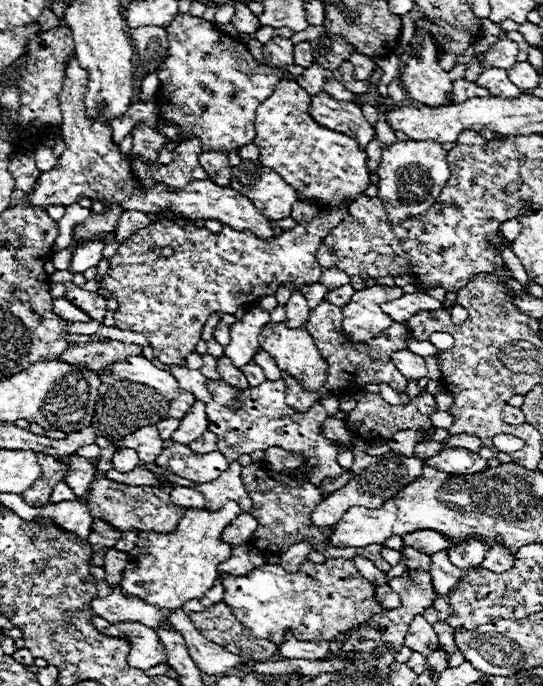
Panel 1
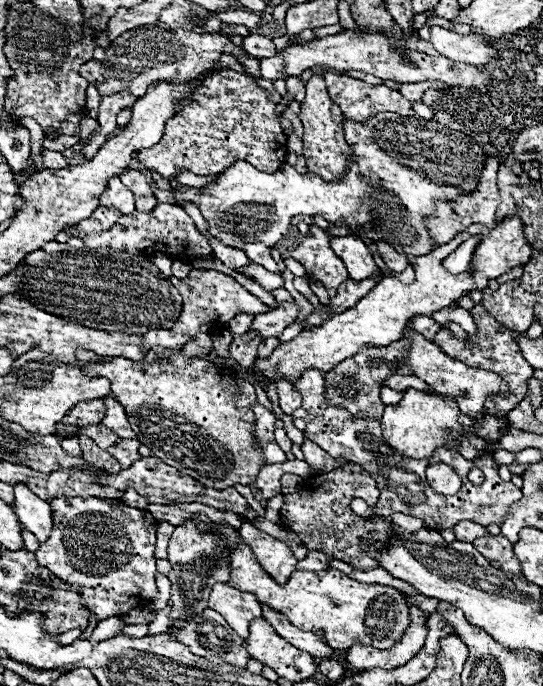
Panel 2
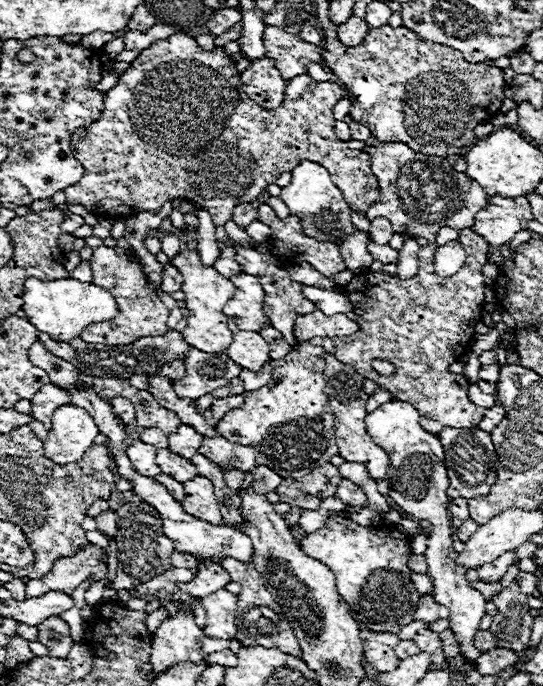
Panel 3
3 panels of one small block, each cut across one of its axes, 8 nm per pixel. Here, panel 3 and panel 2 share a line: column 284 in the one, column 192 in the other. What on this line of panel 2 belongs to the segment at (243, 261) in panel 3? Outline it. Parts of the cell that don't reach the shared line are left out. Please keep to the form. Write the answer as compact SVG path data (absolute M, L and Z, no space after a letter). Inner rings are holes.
M192 270L186 278L182 278L182 280L170 278L170 282L184 296L182 316L178 316L178 322L170 330L148 330L142 336L142 348L152 348L154 344L158 344L158 346L164 346L170 350L182 350L190 340L196 338L198 332L212 332L216 326L224 326L228 320L232 320L240 312L246 312L246 314L270 312L268 304L260 302L242 284L238 284L232 276L226 276L222 272Z

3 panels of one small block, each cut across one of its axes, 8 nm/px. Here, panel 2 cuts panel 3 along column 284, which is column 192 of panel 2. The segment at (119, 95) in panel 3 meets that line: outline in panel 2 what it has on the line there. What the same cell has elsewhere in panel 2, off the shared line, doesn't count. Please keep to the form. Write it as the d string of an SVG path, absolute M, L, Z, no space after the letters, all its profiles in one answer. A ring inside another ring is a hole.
M222 70L218 74L224 74L224 76L204 78L204 84L198 88L198 92L188 102L184 102L184 106L166 122L164 136L156 146L144 148L138 152L138 160L142 166L162 174L164 178L172 178L176 170L182 170L182 168L200 176L214 176L234 160L246 160L262 172L278 172L282 168L284 158L288 154L286 134L280 128L280 120L274 114L276 104L268 100L268 92L262 90L256 84L256 80L248 74L240 74L234 70Z

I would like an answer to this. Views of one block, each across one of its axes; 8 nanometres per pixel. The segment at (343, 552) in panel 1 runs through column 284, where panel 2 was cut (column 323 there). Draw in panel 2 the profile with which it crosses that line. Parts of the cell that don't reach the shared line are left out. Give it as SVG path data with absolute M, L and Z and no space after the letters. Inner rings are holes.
M348 462L326 474L316 474L310 480L316 480L316 484L310 484L306 490L284 496L284 506L280 508L280 520L300 536L300 540L306 544L308 550L322 550L334 556L336 560L352 564L354 568L376 568L378 560L366 554L360 548L360 544L368 542L376 548L382 548L382 544L390 540L392 524L386 522L382 516L366 520L350 510L350 502L354 498L368 500L370 506L378 502L380 490L376 488L376 480L360 464L354 462Z

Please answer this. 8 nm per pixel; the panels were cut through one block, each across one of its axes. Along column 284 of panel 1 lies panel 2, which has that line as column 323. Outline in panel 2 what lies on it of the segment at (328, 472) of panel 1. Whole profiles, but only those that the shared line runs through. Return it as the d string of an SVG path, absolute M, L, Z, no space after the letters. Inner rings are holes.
M310 370L310 372L306 372L306 374L302 374L302 376L300 376L300 378L298 378L298 380L296 380L296 382L294 382L294 388L296 388L296 390L298 390L298 392L300 392L300 394L302 394L302 408L304 408L304 410L306 410L306 412L308 412L308 416L306 416L306 422L308 422L308 428L306 428L306 430L304 430L304 436L306 436L306 438L310 438L310 440L314 440L314 444L318 444L318 446L320 446L320 448L324 448L324 450L326 450L326 452L328 452L328 454L330 454L330 456L332 456L332 458L334 458L334 460L346 460L346 462L356 462L356 464L362 464L362 468L366 468L366 472L370 472L370 476L374 476L374 480L376 480L376 482L378 482L378 488L380 488L380 500L378 500L378 502L376 502L376 506L374 506L374 508L372 508L372 514L374 514L374 516L392 516L392 514L394 514L394 512L402 512L402 514L410 514L410 516L416 516L416 518L420 518L420 520L422 520L422 522L424 522L424 524L426 524L426 528L438 528L438 526L440 526L440 528L454 528L454 524L458 524L458 522L460 522L460 520L472 520L472 522L476 522L476 524L480 524L480 526L488 526L488 524L502 524L502 520L504 520L504 516L506 516L506 512L508 512L508 508L510 508L510 504L512 504L512 502L518 502L518 500L520 500L520 498L522 498L522 492L520 492L520 488L516 488L516 486L514 486L514 484L510 484L510 482L504 482L504 480L500 480L500 476L498 476L498 466L496 466L496 460L494 460L494 456L490 456L490 454L488 454L488 456L482 456L482 458L478 458L478 460L474 460L474 462L468 462L468 460L464 460L464 458L462 458L462 456L460 456L460 454L458 454L458 452L454 452L454 450L446 450L446 448L448 448L448 446L440 446L440 448L438 448L438 450L434 450L434 454L432 454L432 456L430 456L430 458L428 458L428 460L426 460L426 458L424 458L424 460L412 460L412 458L406 458L406 456L400 456L400 454L396 454L396 452L394 452L394 450L392 450L392 448L390 448L390 446L386 446L386 444L384 444L384 436L382 436L382 430L380 430L380 424L378 424L378 420L358 420L358 418L352 418L352 416L350 416L350 414L348 414L348 412L346 412L346 410L340 410L340 408L334 408L334 406L328 406L328 404L326 404L326 402L324 402L324 392L326 392L326 388L324 388L324 378L322 378L322 374L320 374L320 372L316 372L316 370ZM438 462L444 462L444 464L448 464L448 466L456 466L456 474L458 474L458 476L460 476L460 478L462 478L462 488L460 488L460 494L456 494L456 496L442 496L442 494L438 494L438 492L434 492L434 490L432 490L432 488L430 488L430 486L426 486L426 468L428 468L428 466L430 466L430 464L438 464ZM470 464L472 464L472 466L476 466L476 468L480 468L480 470L482 470L482 472L484 472L484 484L480 484L480 486L476 486L476 484L472 484L472 482L470 482L470 480L468 480L468 478L466 478L466 474L468 474L468 472L470 472ZM412 482L422 482L422 484L424 484L424 486L426 486L426 488L406 488L406 486L408 486L408 484L412 484Z

